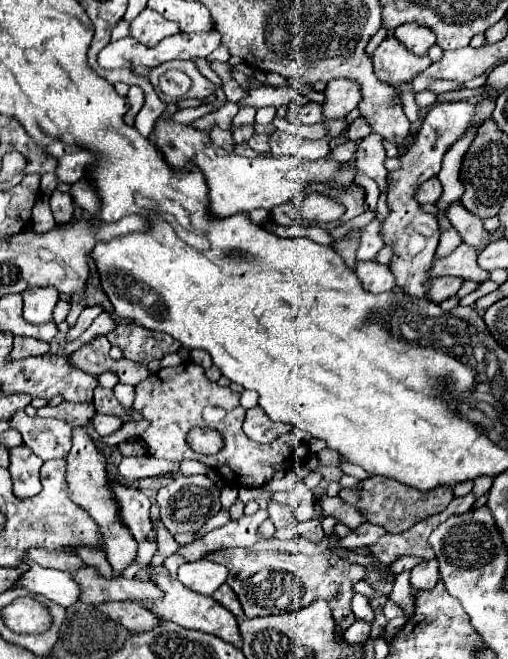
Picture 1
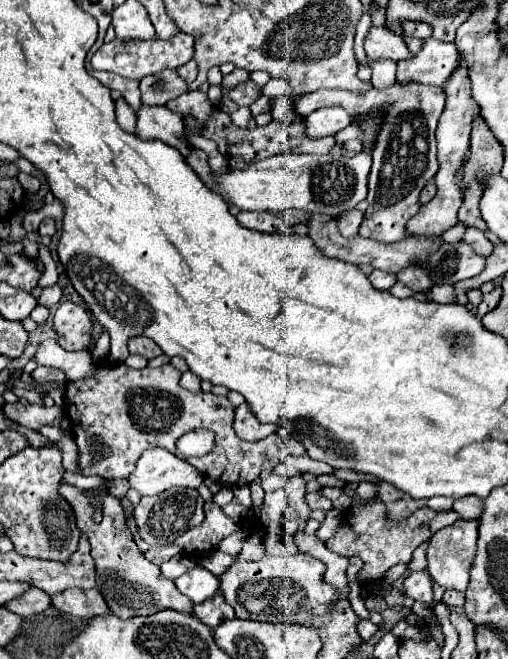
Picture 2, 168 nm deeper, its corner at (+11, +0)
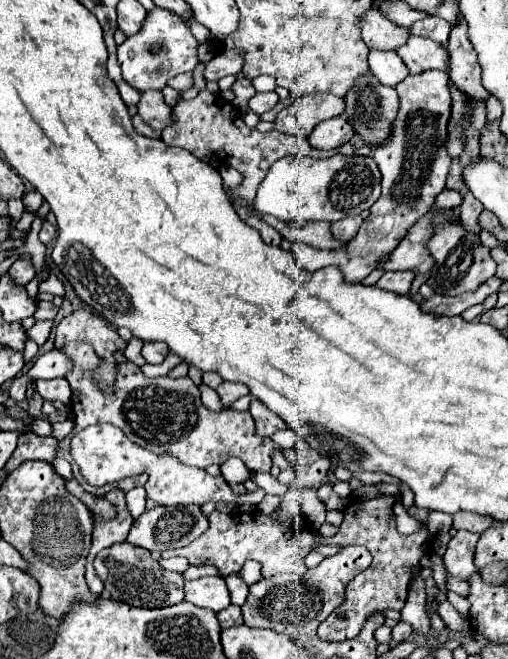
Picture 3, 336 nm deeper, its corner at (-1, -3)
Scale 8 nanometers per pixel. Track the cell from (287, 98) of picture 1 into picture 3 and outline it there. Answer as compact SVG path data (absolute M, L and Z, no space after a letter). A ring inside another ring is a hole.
M424 71L420 75L408 75L396 85L396 93L400 97L400 109L396 121L392 123L390 137L378 143L374 149L374 159L382 173L380 199L370 207L370 215L364 219L358 235L346 247L326 251L304 243L294 243L292 253L300 267L316 271L336 265L342 269L348 281L362 281L366 261L374 263L380 257L390 255L404 239L408 229L432 209L436 195L446 187L446 175L452 163L452 157L446 151L448 119L452 107L448 73Z

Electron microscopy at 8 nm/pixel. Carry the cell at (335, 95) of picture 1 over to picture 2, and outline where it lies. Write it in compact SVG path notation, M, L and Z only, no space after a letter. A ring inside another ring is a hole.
M320 108L306 116L306 136L308 138L324 138L334 136L336 132L344 130L350 124L350 116L344 108Z

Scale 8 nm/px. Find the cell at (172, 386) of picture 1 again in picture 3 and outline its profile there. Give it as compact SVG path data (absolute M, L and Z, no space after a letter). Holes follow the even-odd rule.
M66 343L62 349L66 355L74 359L74 371L66 375L70 387L72 387L72 417L74 417L74 430L58 444L58 457L68 459L72 465L73 478L88 493L102 496L116 487L122 487L124 491L130 491L134 487L142 487L146 483L146 475L128 477L117 484L93 487L85 481L79 467L74 462L70 453L70 442L77 431L82 431L88 425L94 423L112 423L120 427L130 441L136 445L150 449L152 453L158 451L170 451L180 461L206 469L210 465L222 465L228 457L238 457L244 461L250 473L256 471L270 471L272 469L272 453L284 451L280 445L276 445L272 439L256 437L254 433L254 419L250 411L234 411L230 407L224 407L222 411L210 411L202 405L198 387L190 377L144 377L142 369L134 365L132 361L116 365L116 381L110 393L104 393L100 387L96 387L96 381L92 379L92 373L98 369L102 359L96 355L96 351L88 343Z

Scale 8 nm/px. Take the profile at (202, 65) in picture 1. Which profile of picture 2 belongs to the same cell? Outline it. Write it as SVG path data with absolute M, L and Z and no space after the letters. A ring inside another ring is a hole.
M274 98L272 100L272 118L276 122L280 122L280 124L286 124L286 126L292 124L298 118L292 100L288 100L288 98Z

